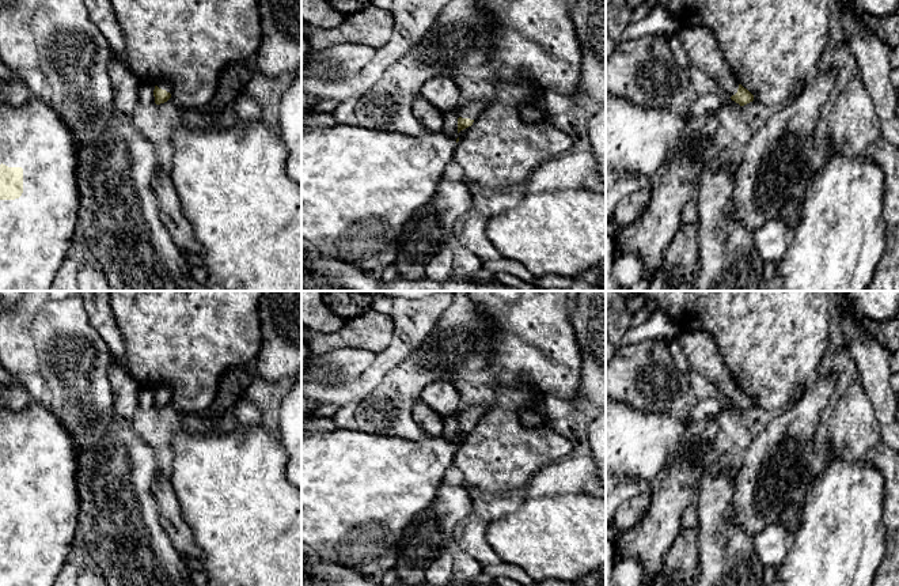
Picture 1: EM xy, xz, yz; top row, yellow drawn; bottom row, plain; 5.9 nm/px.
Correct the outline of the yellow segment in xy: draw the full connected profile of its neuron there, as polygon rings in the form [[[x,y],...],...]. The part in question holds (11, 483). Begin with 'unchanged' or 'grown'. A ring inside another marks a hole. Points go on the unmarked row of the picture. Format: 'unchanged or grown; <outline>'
grown; [[[31,401],[24,411],[0,409],[0,586],[54,586],[79,537],[76,469],[73,438],[49,407]]]

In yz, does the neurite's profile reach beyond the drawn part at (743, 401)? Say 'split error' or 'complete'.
split error

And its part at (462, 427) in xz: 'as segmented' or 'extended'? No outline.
extended

